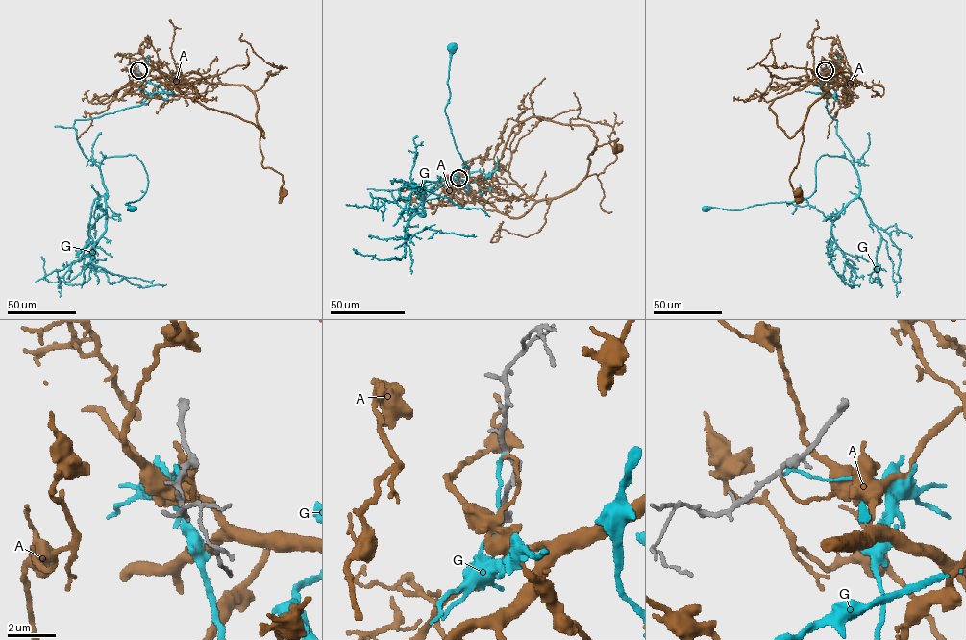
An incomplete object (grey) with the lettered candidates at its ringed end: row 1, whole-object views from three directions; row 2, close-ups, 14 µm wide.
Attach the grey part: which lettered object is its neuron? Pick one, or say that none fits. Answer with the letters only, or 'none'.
A

